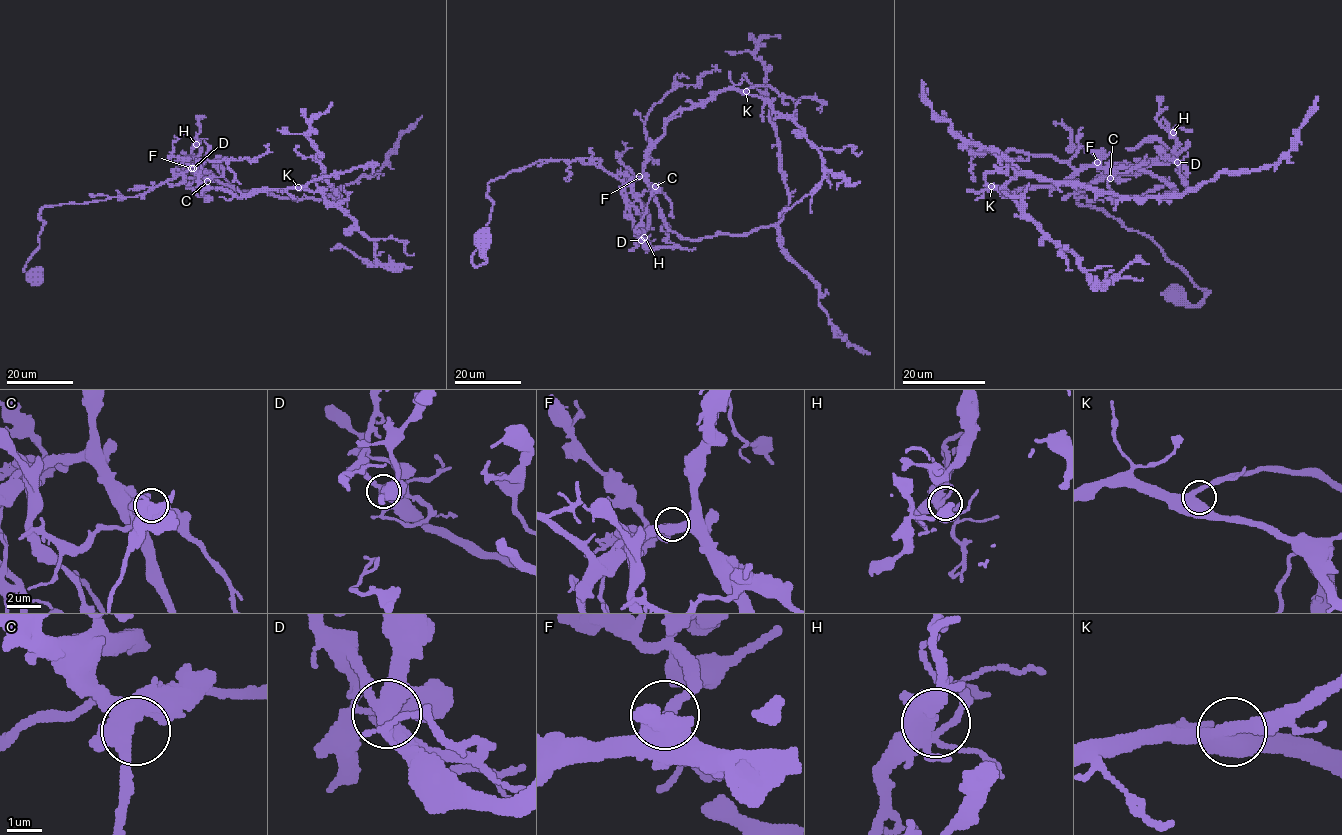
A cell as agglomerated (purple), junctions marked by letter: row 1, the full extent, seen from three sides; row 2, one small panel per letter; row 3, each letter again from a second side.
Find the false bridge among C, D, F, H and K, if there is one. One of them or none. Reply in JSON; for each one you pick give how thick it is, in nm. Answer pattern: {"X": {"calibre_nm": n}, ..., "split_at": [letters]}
{"D": {"calibre_nm": 420}, "split_at": ["D"]}

